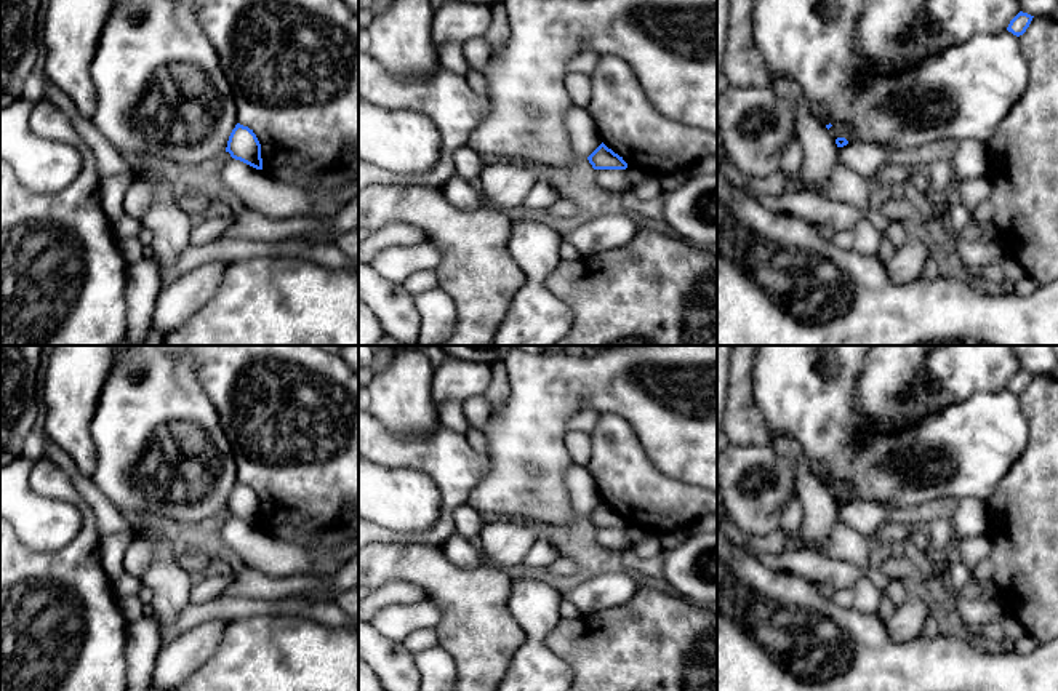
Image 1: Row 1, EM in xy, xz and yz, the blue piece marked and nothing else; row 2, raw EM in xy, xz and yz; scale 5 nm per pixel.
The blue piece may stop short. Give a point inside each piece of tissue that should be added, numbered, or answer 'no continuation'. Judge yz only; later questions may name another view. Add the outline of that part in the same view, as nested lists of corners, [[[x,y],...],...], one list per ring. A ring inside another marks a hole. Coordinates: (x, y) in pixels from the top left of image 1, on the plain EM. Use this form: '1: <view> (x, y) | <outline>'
no continuation

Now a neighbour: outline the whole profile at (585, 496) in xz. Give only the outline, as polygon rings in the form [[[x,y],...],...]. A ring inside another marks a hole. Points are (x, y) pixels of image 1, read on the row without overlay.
[[[571,464],[563,475],[575,512],[587,517],[600,502],[600,493],[586,465]]]

